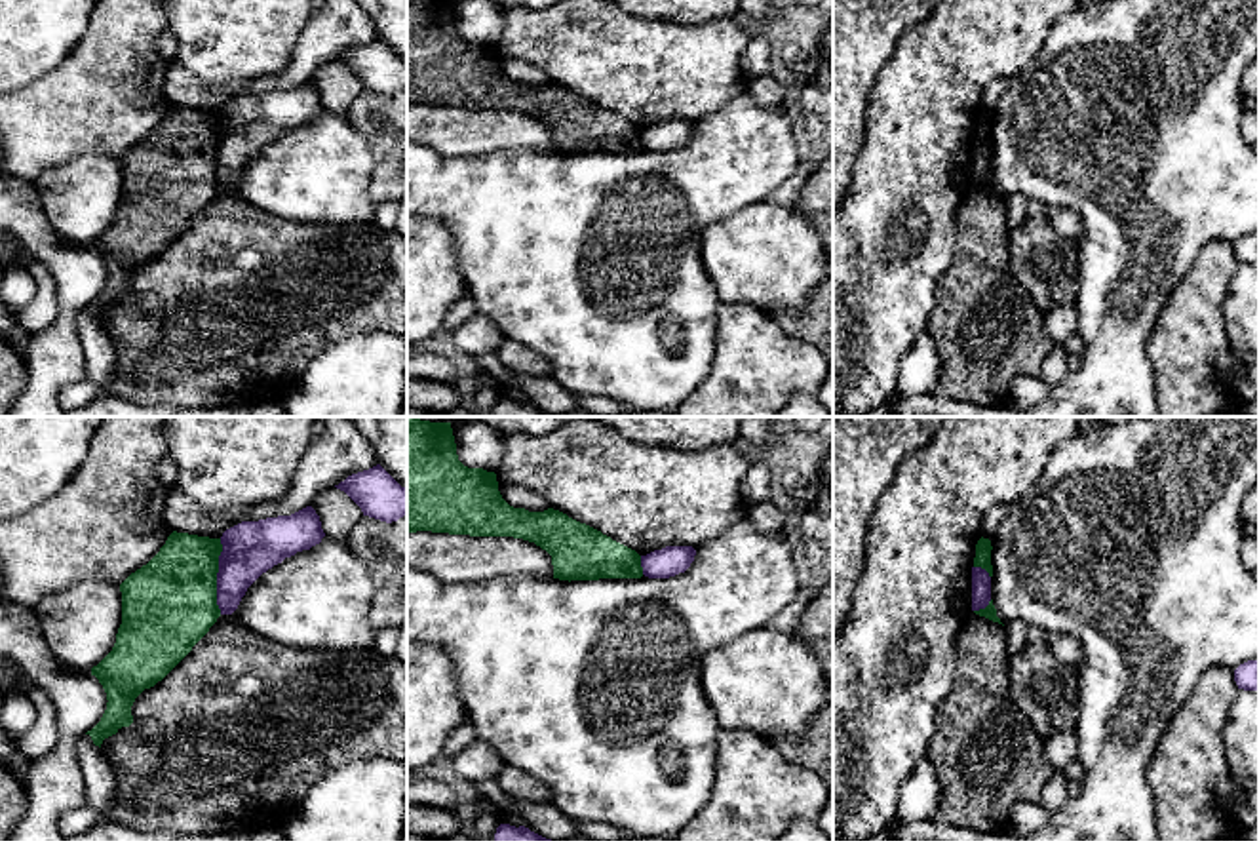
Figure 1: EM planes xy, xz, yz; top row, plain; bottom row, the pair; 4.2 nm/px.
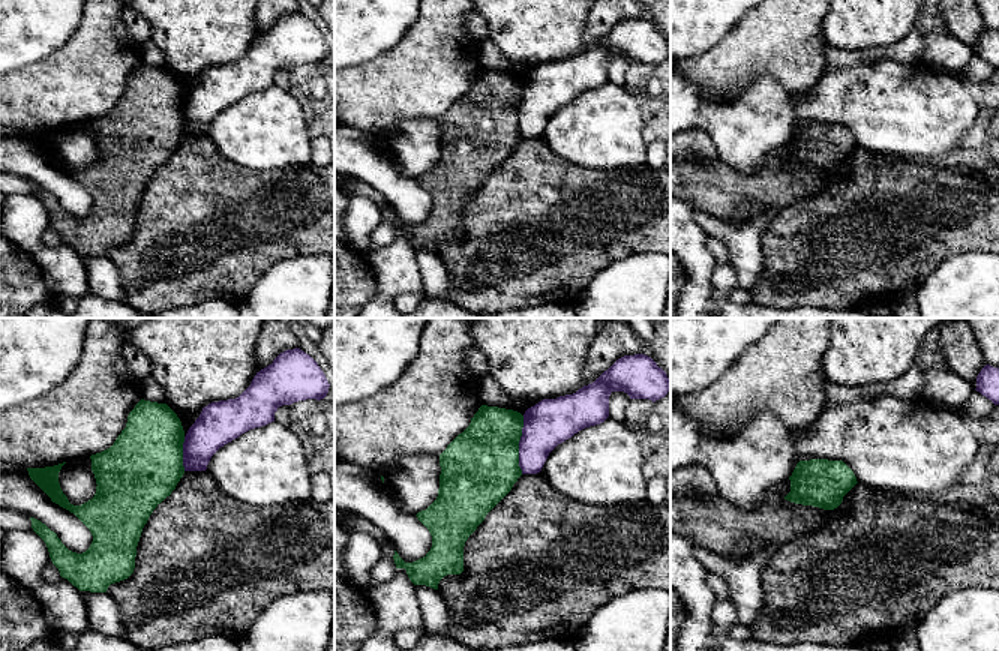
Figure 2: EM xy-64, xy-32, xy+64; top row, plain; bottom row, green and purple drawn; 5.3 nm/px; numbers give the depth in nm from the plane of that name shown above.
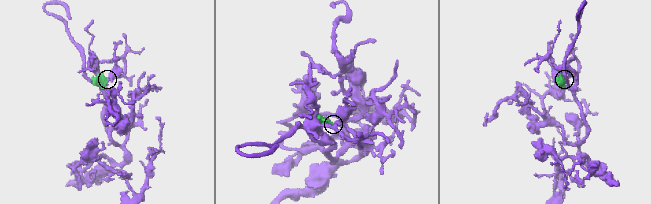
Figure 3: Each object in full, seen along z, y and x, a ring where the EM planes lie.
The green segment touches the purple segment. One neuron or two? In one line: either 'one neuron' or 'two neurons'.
two neurons

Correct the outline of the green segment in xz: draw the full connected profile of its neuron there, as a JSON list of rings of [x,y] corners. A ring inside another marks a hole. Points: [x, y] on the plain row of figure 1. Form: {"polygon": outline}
{"polygon": [[[407,0],[407,107],[432,105],[470,110],[513,110],[552,129],[553,152],[641,152],[641,129],[548,82],[510,80],[494,46],[458,34],[451,0]]]}

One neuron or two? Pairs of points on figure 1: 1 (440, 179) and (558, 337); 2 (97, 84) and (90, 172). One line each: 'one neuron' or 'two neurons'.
1: one neuron
2: two neurons

